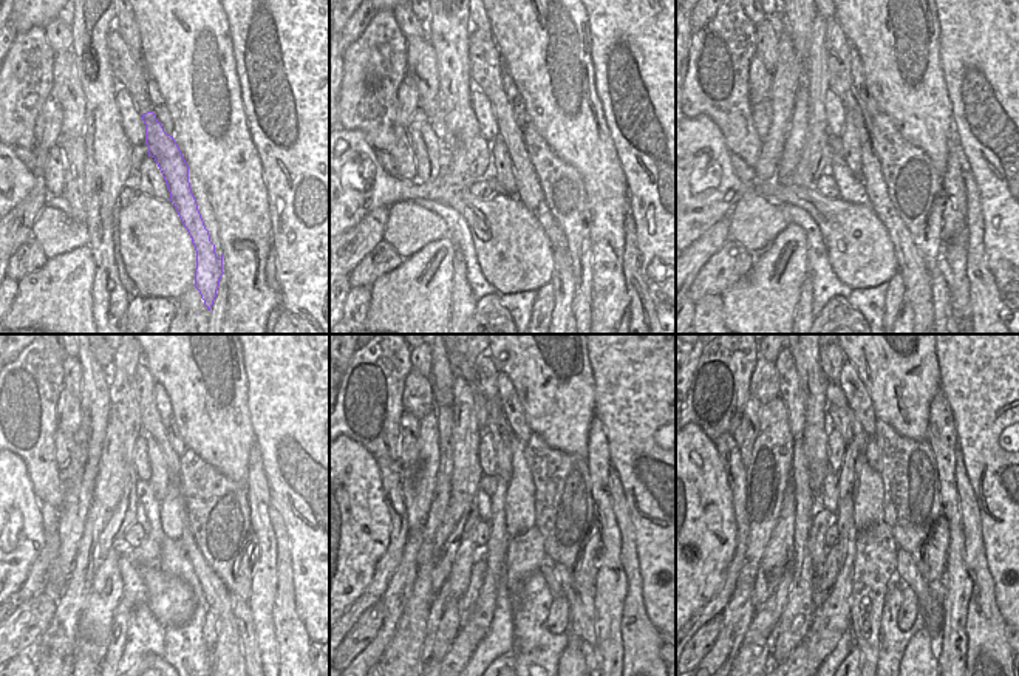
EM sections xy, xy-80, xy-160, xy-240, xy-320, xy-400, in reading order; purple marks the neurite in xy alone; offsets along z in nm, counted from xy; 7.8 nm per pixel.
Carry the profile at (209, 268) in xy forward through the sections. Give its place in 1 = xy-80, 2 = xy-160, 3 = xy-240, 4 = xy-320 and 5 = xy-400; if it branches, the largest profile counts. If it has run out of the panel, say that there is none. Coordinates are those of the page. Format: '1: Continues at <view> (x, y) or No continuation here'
1: Continues at xy-80 (562, 279)
2: Continues at xy-160 (905, 302)
3: No continuation here
4: No continuation here
5: No continuation here

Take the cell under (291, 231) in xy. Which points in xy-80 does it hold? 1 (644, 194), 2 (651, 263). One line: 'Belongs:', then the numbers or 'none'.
Belongs: 1, 2

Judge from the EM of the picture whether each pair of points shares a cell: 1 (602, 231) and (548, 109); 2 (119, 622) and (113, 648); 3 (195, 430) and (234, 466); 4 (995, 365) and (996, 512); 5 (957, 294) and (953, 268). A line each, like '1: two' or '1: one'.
1: one
2: one
3: one
4: one
5: one

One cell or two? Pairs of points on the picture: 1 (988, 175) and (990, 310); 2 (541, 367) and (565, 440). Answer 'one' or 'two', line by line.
1: two
2: one

